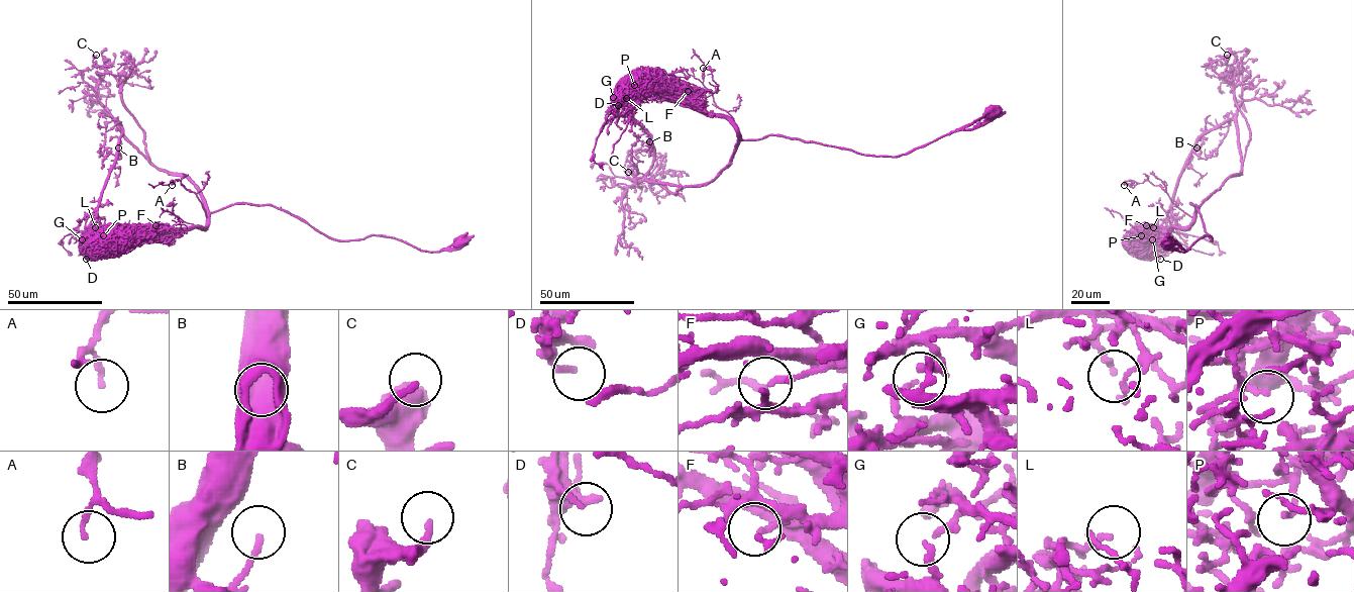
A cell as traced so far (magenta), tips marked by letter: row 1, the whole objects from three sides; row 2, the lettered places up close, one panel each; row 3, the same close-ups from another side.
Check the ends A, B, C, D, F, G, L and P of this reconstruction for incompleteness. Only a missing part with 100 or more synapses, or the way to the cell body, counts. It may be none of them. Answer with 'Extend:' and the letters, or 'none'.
Extend: D

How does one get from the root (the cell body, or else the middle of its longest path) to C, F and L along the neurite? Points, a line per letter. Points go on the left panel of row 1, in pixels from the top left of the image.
C: (460, 242), (428, 252), (387, 235), (336, 240), (268, 205), (210, 211), (189, 179), (150, 162), (96, 55)
F: (460, 242), (428, 252), (387, 235), (336, 240), (274, 206), (249, 203), (212, 211), (202, 227), (155, 225)
L: (460, 242), (428, 252), (387, 235), (336, 240), (274, 206), (249, 203), (212, 211), (203, 227), (95, 227)

